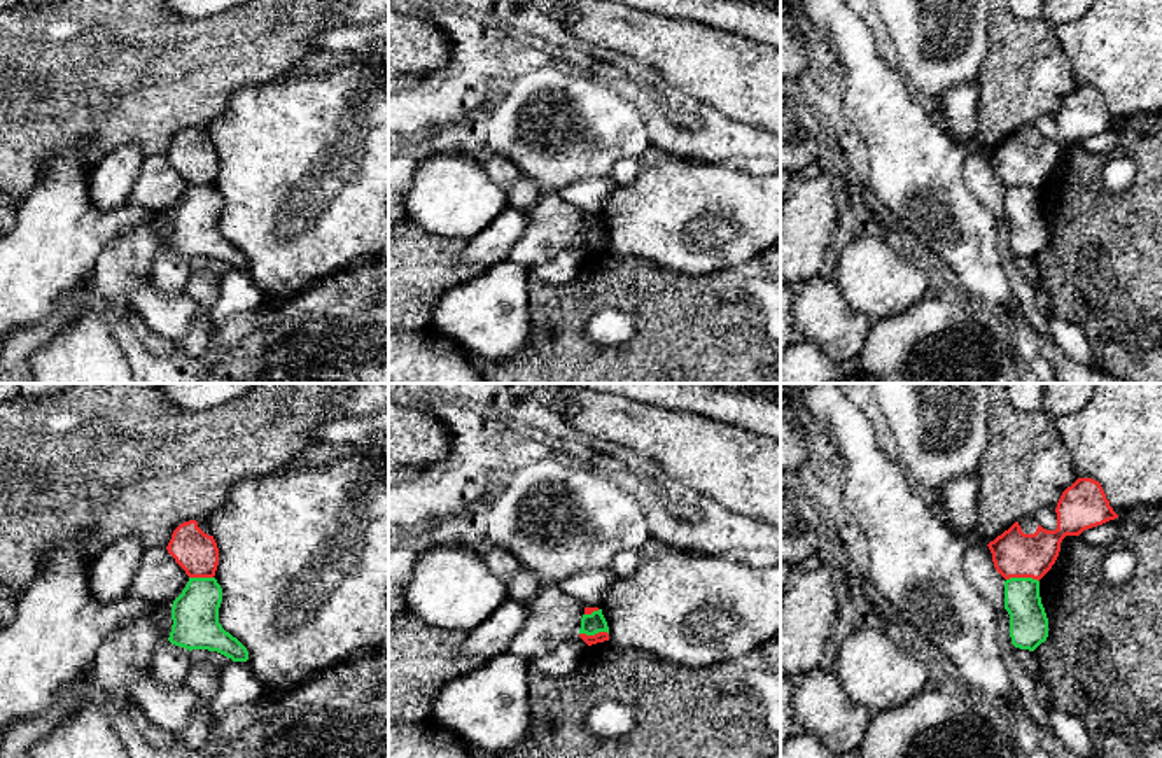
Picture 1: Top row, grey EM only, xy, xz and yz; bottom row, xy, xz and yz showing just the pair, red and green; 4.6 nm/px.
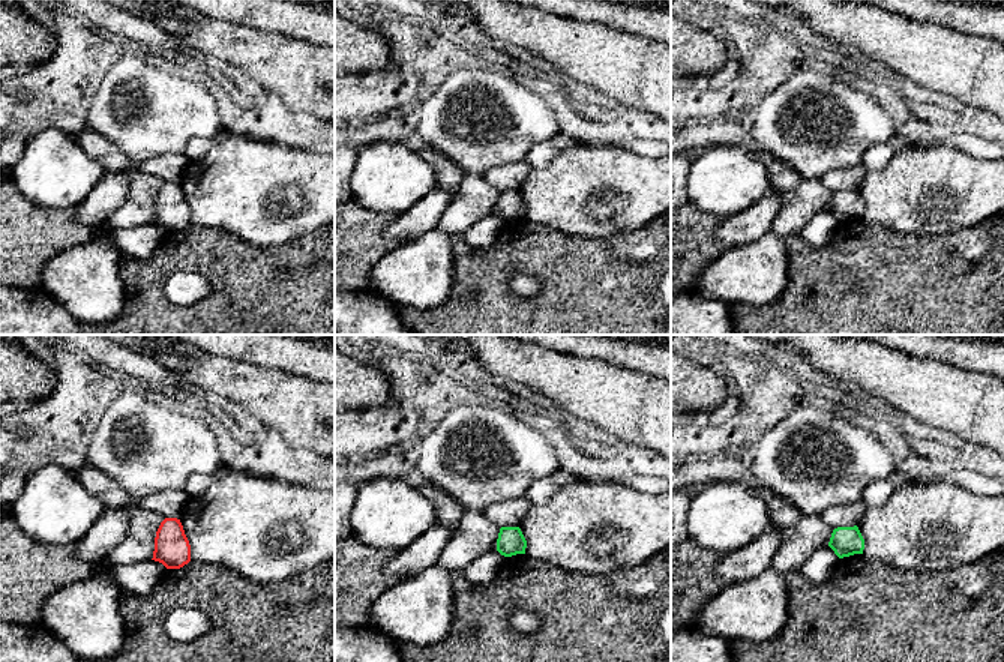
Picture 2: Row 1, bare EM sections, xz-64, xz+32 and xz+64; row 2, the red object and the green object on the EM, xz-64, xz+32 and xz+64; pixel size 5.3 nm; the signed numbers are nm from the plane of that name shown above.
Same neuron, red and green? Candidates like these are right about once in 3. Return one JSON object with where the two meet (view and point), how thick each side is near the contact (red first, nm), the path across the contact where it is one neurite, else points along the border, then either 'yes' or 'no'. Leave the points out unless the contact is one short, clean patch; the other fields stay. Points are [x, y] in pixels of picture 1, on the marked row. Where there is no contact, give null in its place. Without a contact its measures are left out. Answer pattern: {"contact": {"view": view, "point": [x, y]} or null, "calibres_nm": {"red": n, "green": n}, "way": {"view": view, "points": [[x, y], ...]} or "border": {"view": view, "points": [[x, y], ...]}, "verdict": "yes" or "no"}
{"contact": {"view": "yz", "point": [1022, 576]}, "calibres_nm": {"red": 200, "green": 180}, "verdict": "no"}

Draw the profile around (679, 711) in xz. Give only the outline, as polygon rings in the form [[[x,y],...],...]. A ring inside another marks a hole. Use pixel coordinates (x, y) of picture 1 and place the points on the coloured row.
[[[780,632],[738,660],[709,667],[672,663],[642,649],[604,641],[588,646],[578,669],[565,677],[546,676],[530,662],[527,677],[530,721],[525,739],[506,753],[467,746],[471,758],[780,758]],[[606,700],[635,712],[635,725],[623,737],[602,739],[586,726],[590,709]]]

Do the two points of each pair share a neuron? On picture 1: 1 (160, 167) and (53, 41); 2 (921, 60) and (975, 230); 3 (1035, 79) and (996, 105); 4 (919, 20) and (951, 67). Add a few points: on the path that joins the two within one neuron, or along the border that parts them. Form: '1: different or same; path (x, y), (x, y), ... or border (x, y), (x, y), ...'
1: different; border (165, 154), (146, 156)
2: different; border (914, 95), (928, 107)
3: same; path (1026, 79), (1005, 98)
4: same; path (931, 32), (951, 55)

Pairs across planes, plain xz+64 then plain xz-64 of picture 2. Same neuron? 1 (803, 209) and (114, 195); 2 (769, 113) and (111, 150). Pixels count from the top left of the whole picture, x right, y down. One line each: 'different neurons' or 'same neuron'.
1: different neurons
2: different neurons

